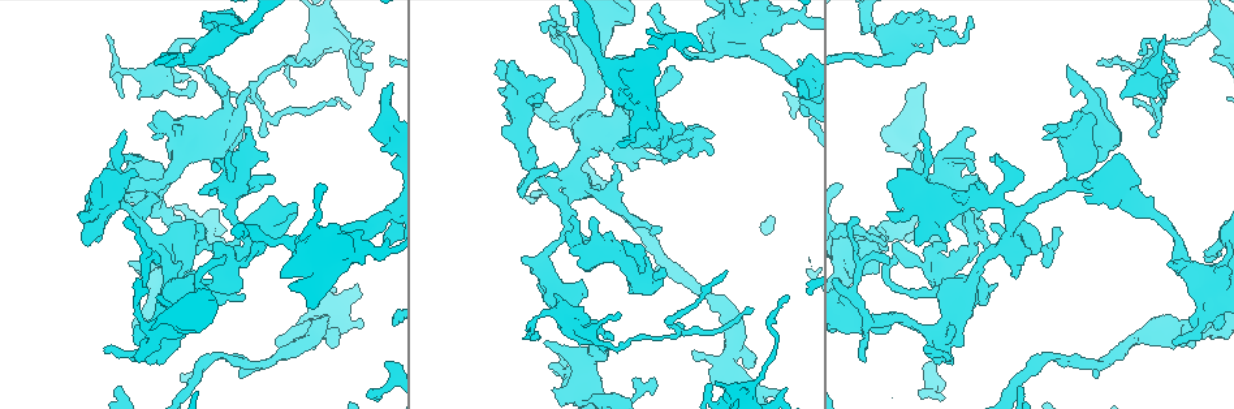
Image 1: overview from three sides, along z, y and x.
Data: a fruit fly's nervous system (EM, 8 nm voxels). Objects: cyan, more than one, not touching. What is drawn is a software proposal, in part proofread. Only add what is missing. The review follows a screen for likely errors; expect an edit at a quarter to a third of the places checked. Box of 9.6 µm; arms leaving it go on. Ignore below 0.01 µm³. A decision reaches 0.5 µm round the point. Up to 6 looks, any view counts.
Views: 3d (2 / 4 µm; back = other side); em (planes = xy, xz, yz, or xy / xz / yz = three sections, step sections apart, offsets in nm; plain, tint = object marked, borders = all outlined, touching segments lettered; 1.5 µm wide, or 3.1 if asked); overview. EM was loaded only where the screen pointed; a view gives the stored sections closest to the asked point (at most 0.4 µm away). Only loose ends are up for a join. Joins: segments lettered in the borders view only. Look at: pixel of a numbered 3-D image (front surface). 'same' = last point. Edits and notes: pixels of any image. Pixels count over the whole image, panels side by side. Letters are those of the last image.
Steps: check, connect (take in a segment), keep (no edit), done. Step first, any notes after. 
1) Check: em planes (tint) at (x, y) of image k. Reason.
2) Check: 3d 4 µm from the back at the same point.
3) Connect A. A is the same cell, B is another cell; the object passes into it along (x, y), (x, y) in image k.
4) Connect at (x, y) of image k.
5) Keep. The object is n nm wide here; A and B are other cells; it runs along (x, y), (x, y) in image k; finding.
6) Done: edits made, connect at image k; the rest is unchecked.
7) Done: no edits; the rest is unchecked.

Check: em xz step 4 (tint) at (262, 137) of image 1. Tapers out.

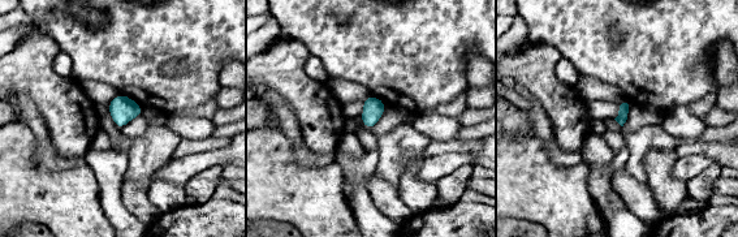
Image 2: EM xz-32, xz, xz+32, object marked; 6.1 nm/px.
Check: em planes (borders) at the same point. Cut it another way.

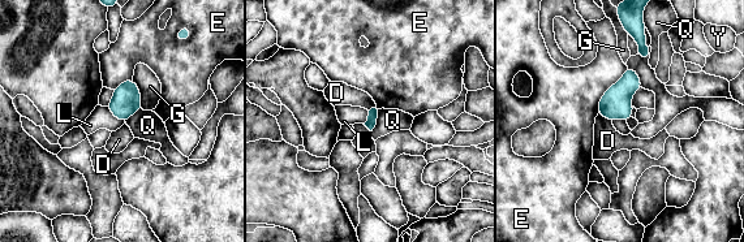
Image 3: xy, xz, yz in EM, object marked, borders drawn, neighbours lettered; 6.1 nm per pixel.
Keep. D, E, G, L, Q and Y are other cells; a border runs along (106, 107), (124, 122) in image 3; none of them fits.

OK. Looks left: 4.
Check: em xz step 8 (tint) at (308, 62) of image 1. An open end.

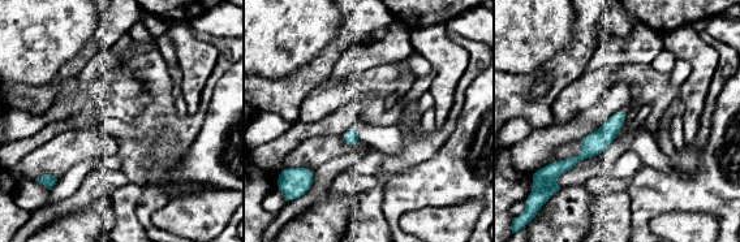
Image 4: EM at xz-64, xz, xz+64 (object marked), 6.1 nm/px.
Check: em planes (borders) at the same point. Another direction.

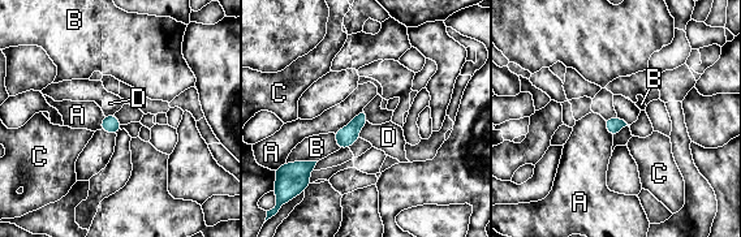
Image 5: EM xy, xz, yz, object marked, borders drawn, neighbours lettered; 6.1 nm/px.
Keep. A, B, C and D are other cells; a border runs along (367, 121), (358, 137) in image 5; none of them fits.

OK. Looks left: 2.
Done: no edits; the rest is unchecked.

